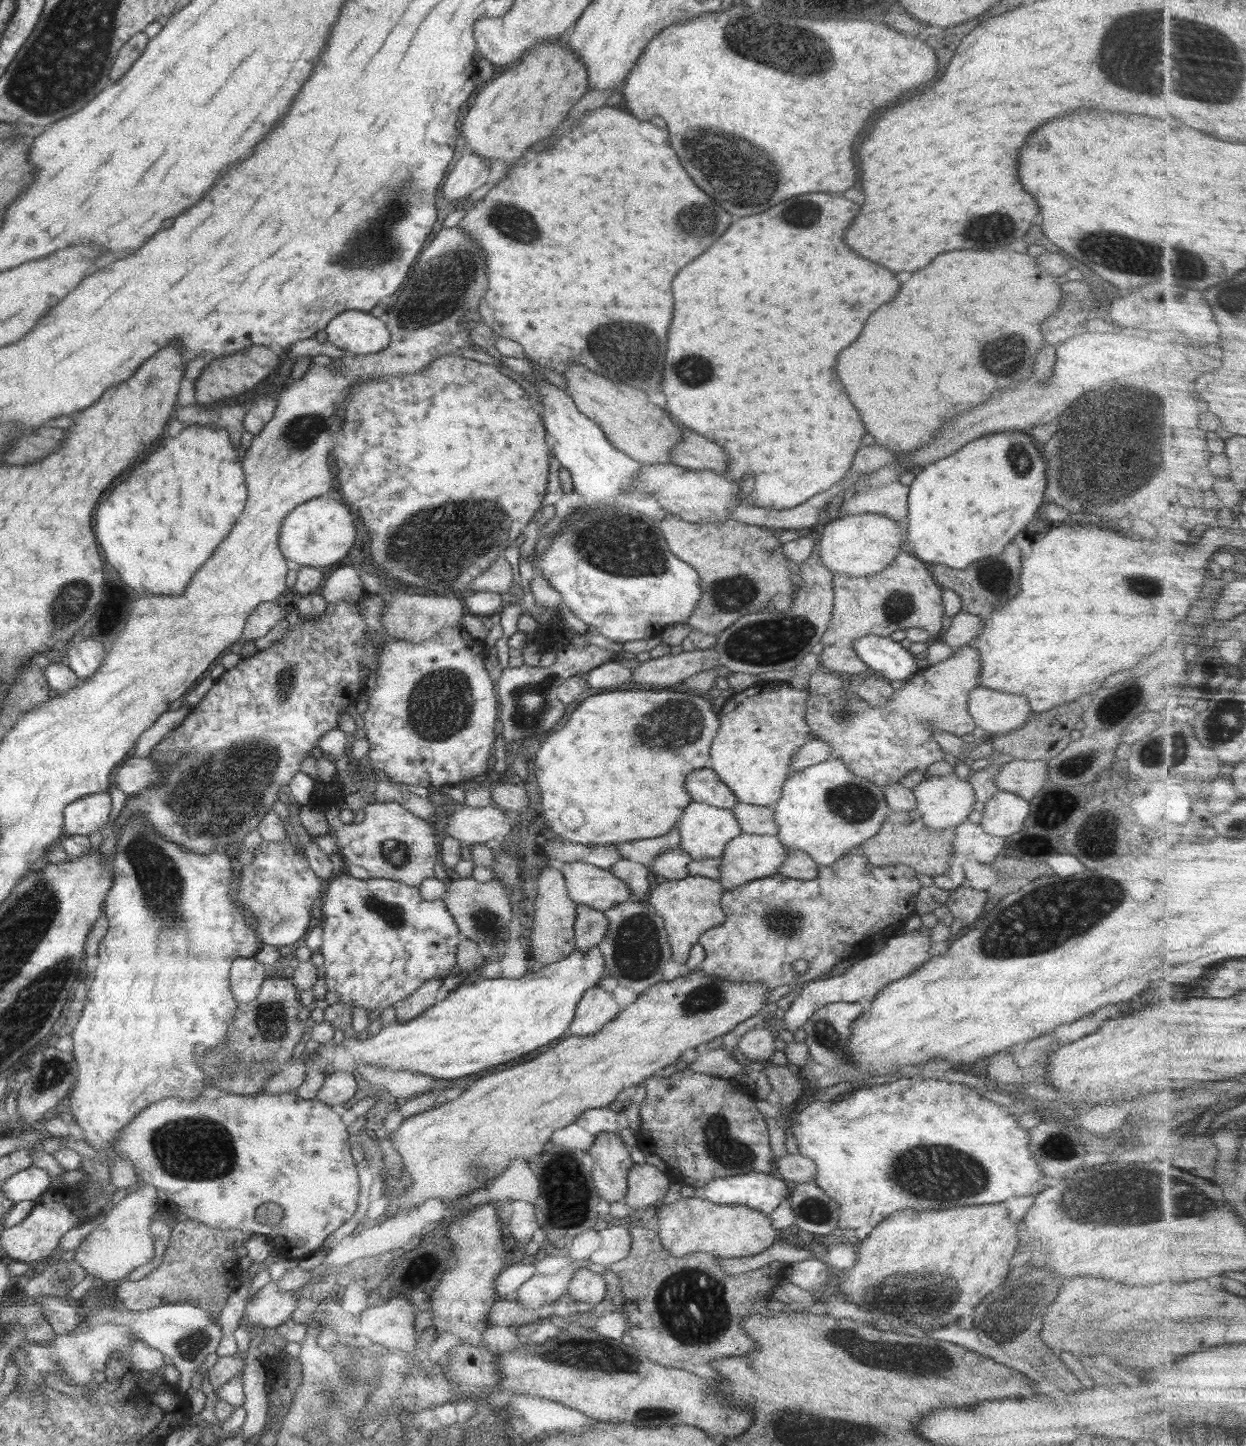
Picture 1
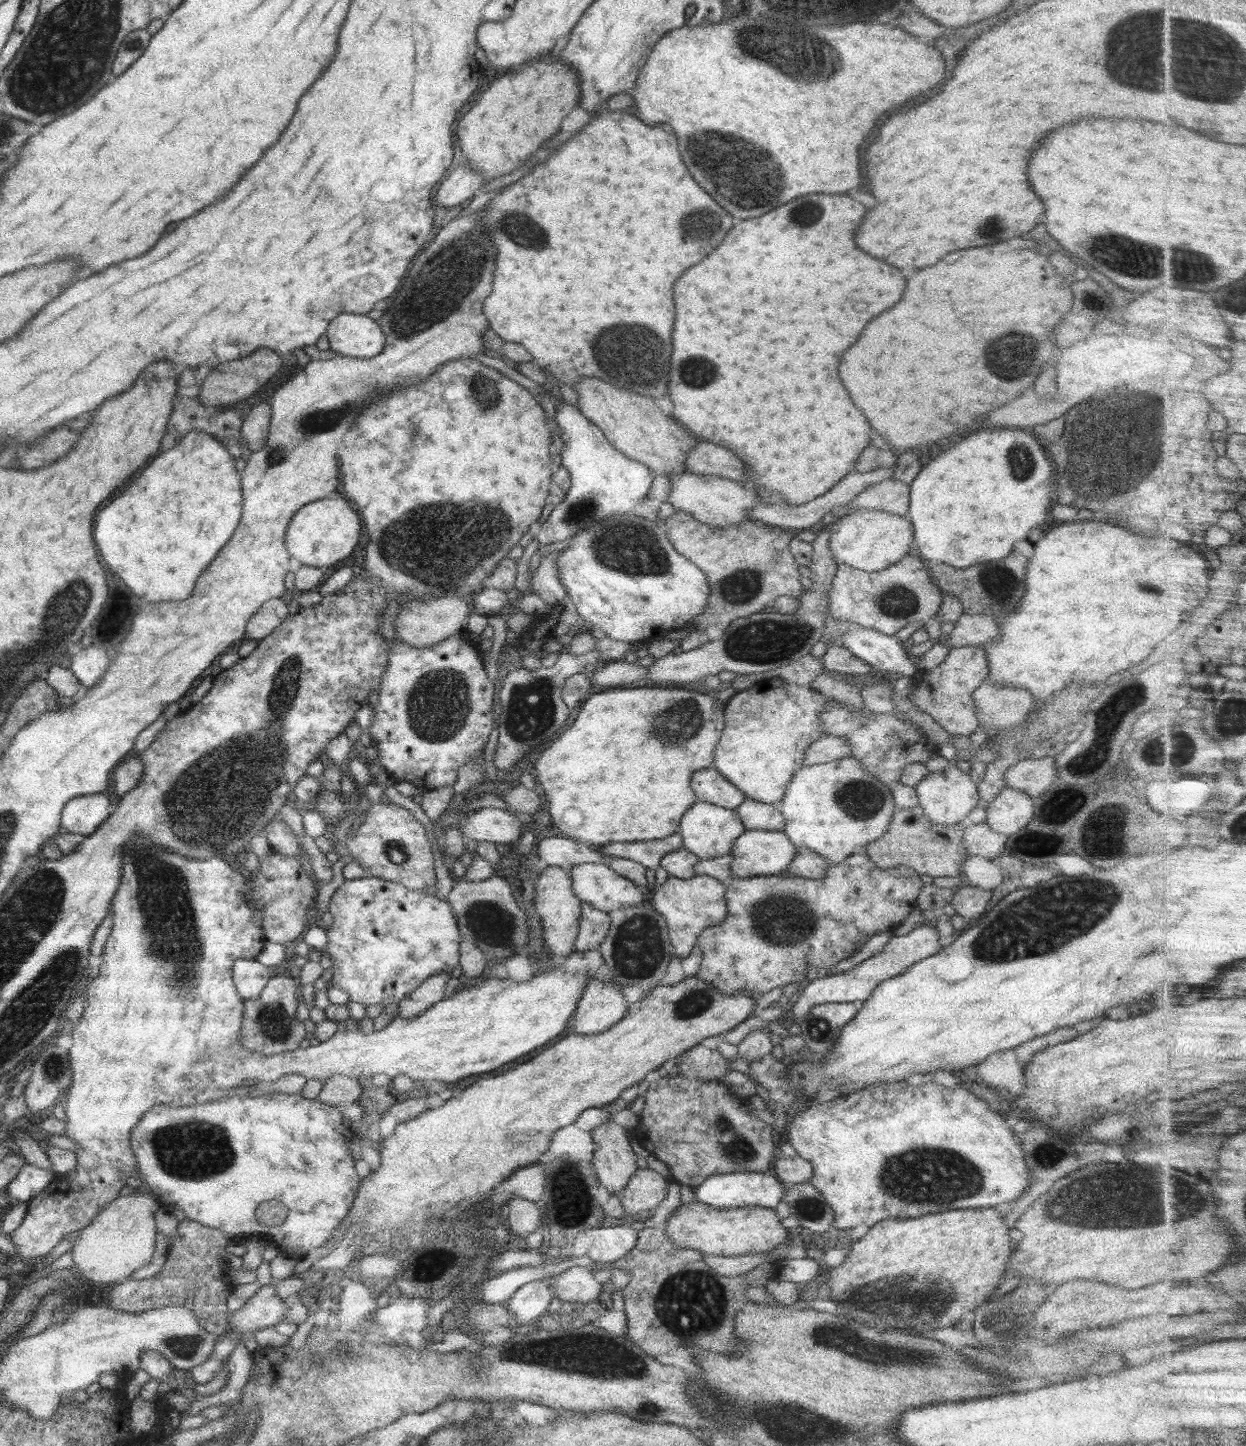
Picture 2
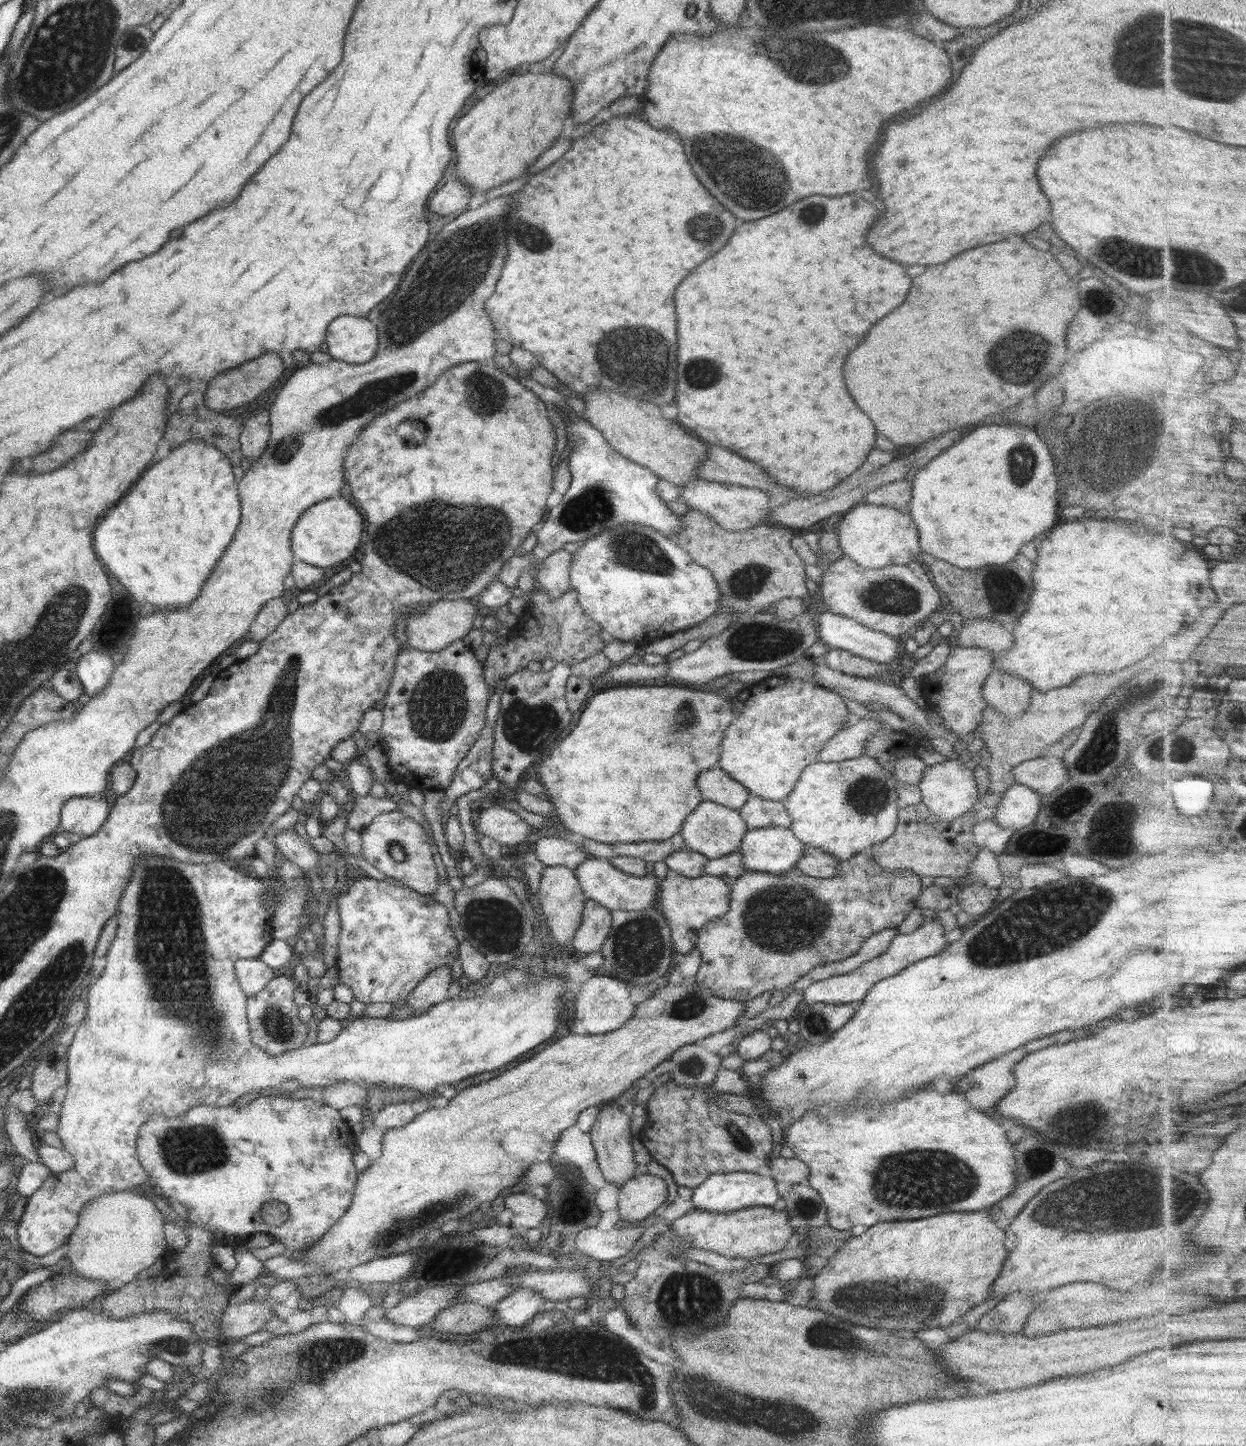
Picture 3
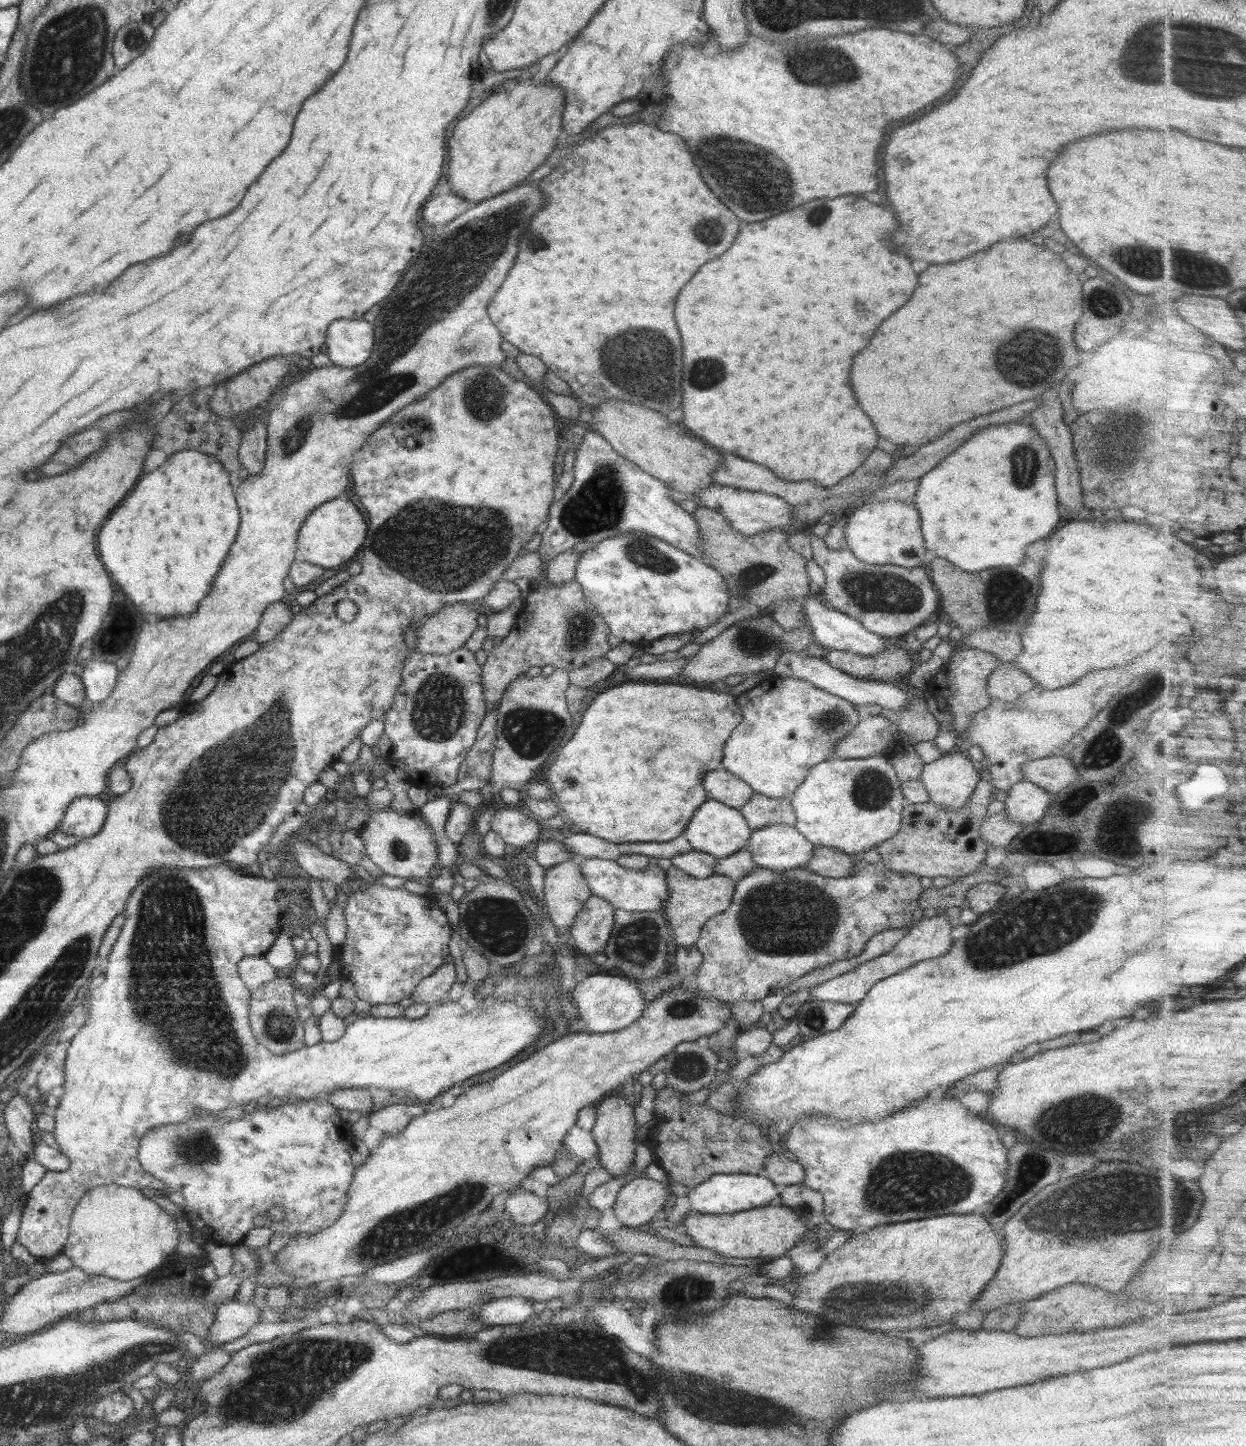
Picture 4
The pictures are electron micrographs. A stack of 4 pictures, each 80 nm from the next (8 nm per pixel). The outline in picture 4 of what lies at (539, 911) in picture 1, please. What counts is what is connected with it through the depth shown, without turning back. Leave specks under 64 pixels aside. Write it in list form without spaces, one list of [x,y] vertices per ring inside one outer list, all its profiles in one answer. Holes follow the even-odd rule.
[[[562,862],[545,870],[543,912],[552,921],[558,935],[568,935],[576,915],[592,896],[590,886],[576,862]]]

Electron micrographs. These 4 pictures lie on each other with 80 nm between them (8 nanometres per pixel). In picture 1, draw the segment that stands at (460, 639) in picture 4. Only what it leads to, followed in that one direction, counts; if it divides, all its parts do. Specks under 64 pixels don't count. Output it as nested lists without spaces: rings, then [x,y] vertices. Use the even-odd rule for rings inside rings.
[[[396,590],[393,599],[384,603],[387,607],[381,622],[386,634],[394,636],[392,640],[400,639],[416,644],[436,636],[443,628],[459,624],[466,612],[463,600],[456,596],[407,594],[402,590]]]

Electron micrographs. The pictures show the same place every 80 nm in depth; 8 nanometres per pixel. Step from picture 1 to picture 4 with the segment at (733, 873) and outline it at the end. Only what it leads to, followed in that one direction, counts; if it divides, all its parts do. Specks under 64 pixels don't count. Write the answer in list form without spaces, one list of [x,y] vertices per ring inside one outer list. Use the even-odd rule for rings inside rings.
[[[772,825],[754,830],[748,843],[756,867],[772,872],[806,866],[812,859],[814,847],[794,825]]]

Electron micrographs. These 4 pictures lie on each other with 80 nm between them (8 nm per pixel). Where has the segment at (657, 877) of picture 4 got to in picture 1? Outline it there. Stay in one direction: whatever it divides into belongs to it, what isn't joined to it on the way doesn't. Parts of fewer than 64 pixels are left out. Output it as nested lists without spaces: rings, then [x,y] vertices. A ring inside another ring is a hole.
[[[572,862],[564,863],[560,872],[564,875],[568,896],[577,905],[605,911],[632,899],[628,885],[608,869]]]

